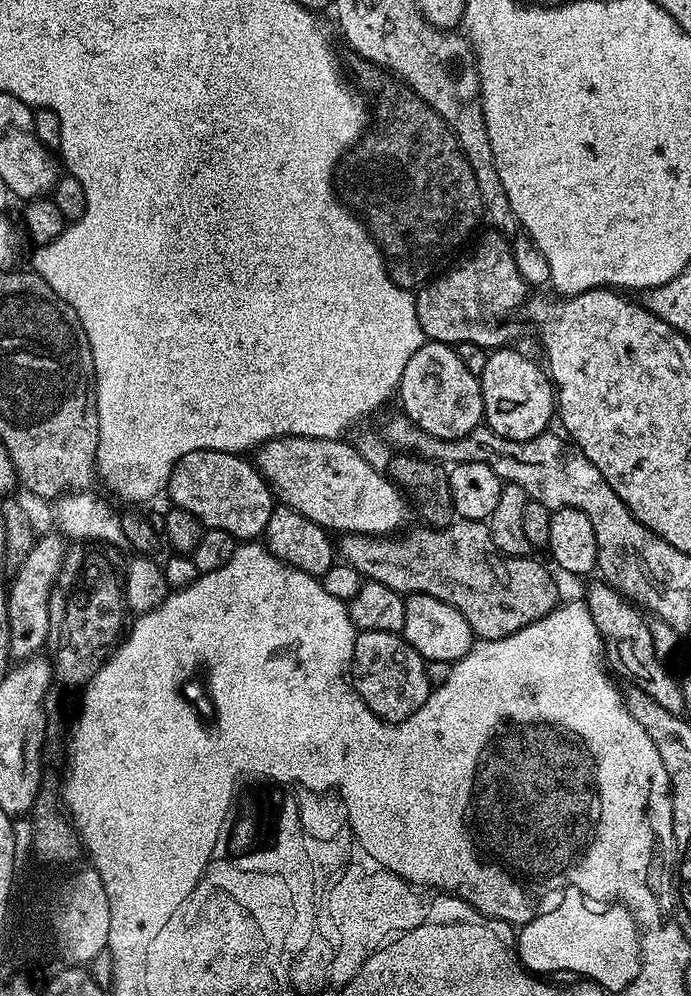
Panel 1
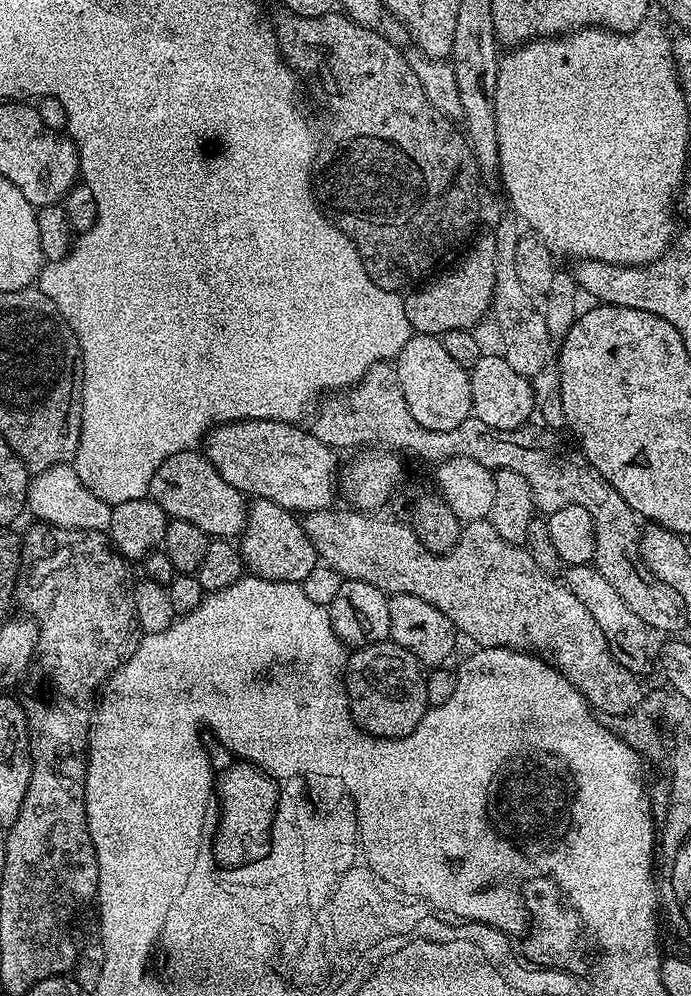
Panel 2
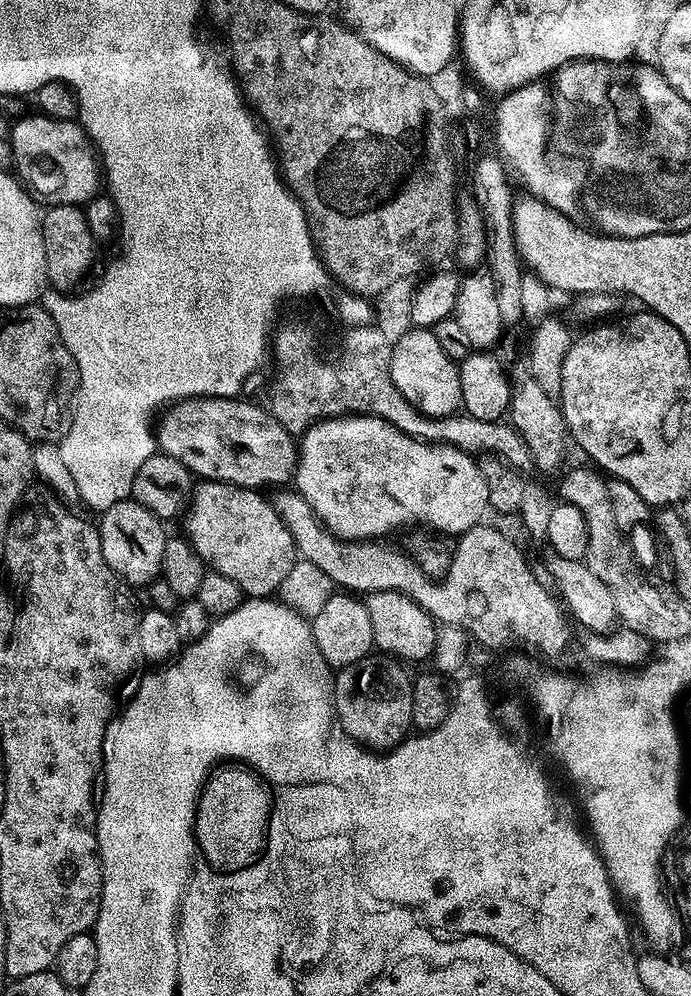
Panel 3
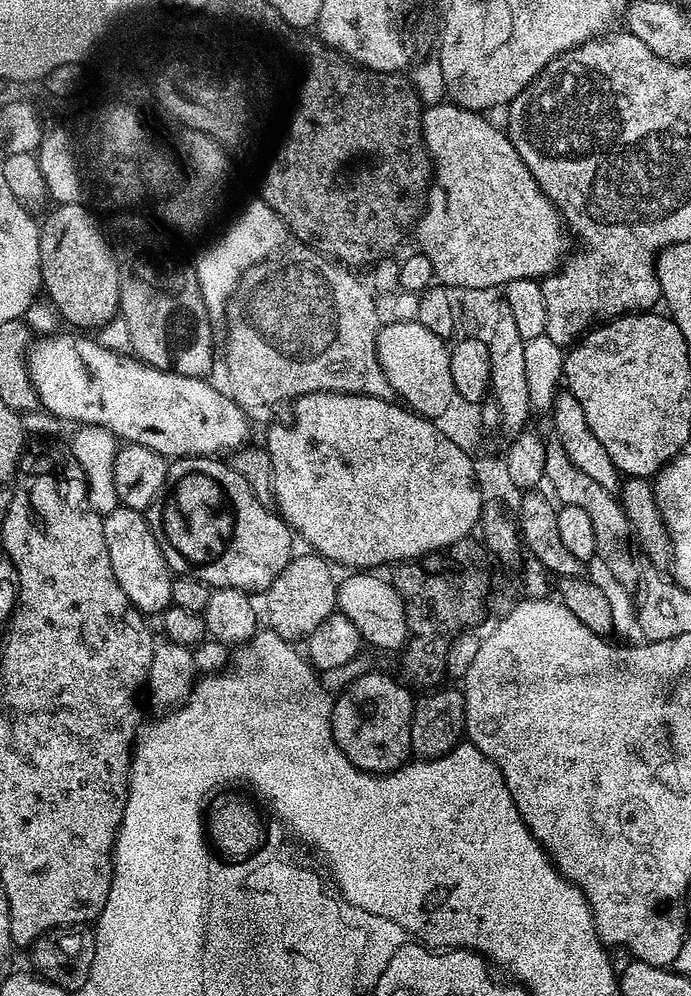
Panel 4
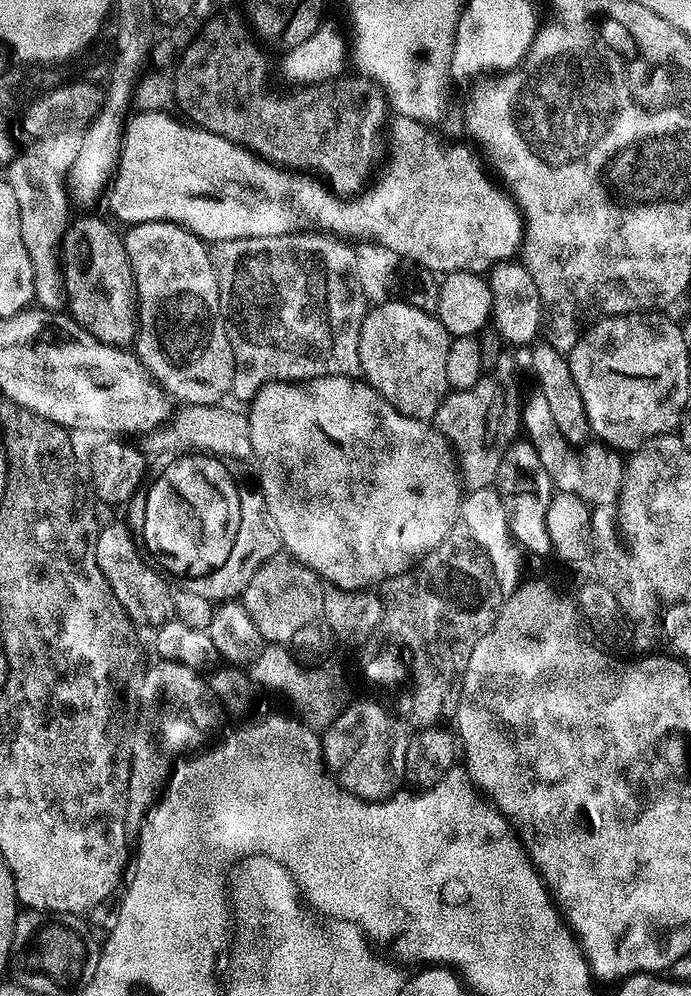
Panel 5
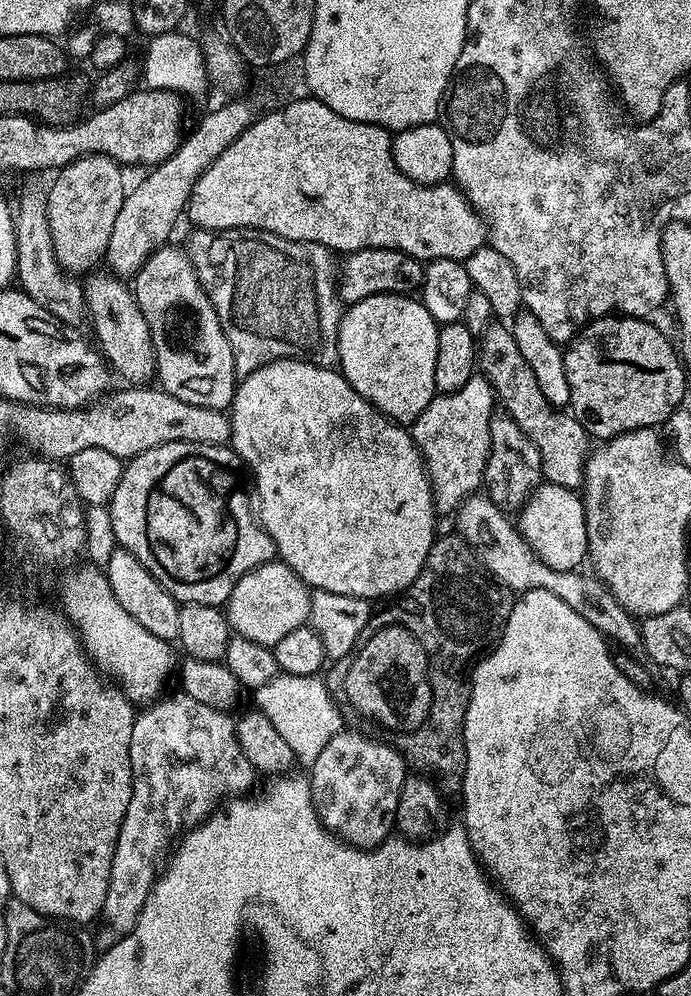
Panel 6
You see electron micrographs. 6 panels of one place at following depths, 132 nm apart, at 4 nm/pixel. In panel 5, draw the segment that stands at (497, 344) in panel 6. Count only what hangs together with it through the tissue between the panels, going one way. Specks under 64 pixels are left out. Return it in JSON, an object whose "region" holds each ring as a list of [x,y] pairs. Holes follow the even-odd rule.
{"region":[[[532,390],[532,393],[527,393],[526,399],[523,401],[522,404],[522,430],[526,436],[527,441],[532,445],[532,448],[535,449],[536,453],[538,454],[538,462],[541,466],[546,470],[546,474],[550,474],[550,478],[552,479],[552,487],[555,489],[556,492],[565,492],[566,494],[574,494],[578,498],[582,498],[589,506],[597,506],[596,504],[612,504],[615,505],[620,498],[620,491],[622,490],[622,486],[624,485],[624,469],[626,467],[626,460],[621,453],[599,443],[599,442],[590,442],[583,447],[583,450],[575,450],[573,445],[570,445],[566,442],[564,438],[560,434],[558,434],[558,428],[554,426],[554,418],[550,415],[550,406],[546,402],[545,396],[541,394],[538,390]]]}

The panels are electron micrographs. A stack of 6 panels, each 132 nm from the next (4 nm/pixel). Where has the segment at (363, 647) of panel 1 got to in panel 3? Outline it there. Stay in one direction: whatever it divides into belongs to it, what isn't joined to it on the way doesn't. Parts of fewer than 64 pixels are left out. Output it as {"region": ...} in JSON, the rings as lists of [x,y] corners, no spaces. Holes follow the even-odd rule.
{"region":[[[369,654],[360,660],[352,660],[345,668],[335,673],[336,717],[351,740],[358,741],[369,750],[391,750],[408,739],[413,731],[411,706],[413,677],[408,676],[405,665],[387,654]]]}

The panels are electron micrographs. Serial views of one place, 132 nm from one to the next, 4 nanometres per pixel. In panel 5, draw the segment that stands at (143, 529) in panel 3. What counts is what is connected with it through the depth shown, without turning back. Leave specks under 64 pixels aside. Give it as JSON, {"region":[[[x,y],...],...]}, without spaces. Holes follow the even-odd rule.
{"region":[[[122,522],[101,527],[96,553],[98,570],[102,570],[106,582],[110,582],[110,590],[114,590],[114,598],[122,602],[133,624],[137,626],[145,624],[149,630],[155,630],[175,617],[173,585],[152,567],[144,553],[140,551],[131,527],[127,528]]]}

